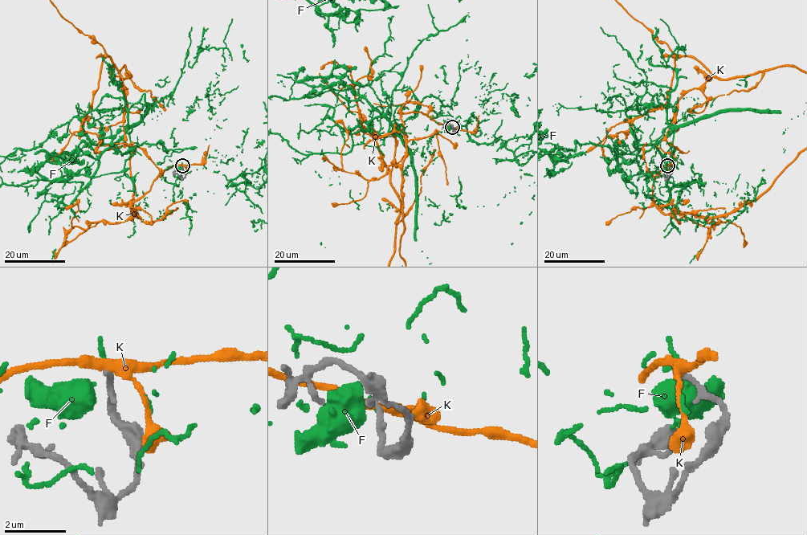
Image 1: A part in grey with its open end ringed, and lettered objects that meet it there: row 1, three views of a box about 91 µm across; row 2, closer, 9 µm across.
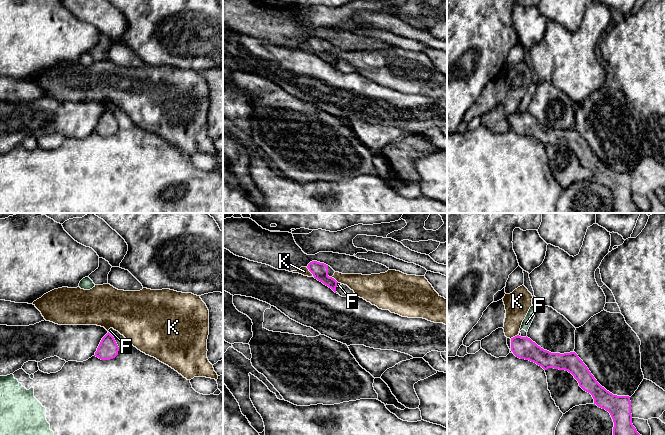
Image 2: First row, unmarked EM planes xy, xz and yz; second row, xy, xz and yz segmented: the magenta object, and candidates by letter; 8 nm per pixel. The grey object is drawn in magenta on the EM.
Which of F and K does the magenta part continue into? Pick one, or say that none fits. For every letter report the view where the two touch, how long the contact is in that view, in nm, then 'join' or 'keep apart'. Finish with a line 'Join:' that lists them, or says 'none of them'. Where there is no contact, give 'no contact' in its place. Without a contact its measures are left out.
F: yz | 30 nm | keep apart
K: xz | 100 nm | keep apart
Join: none of them

